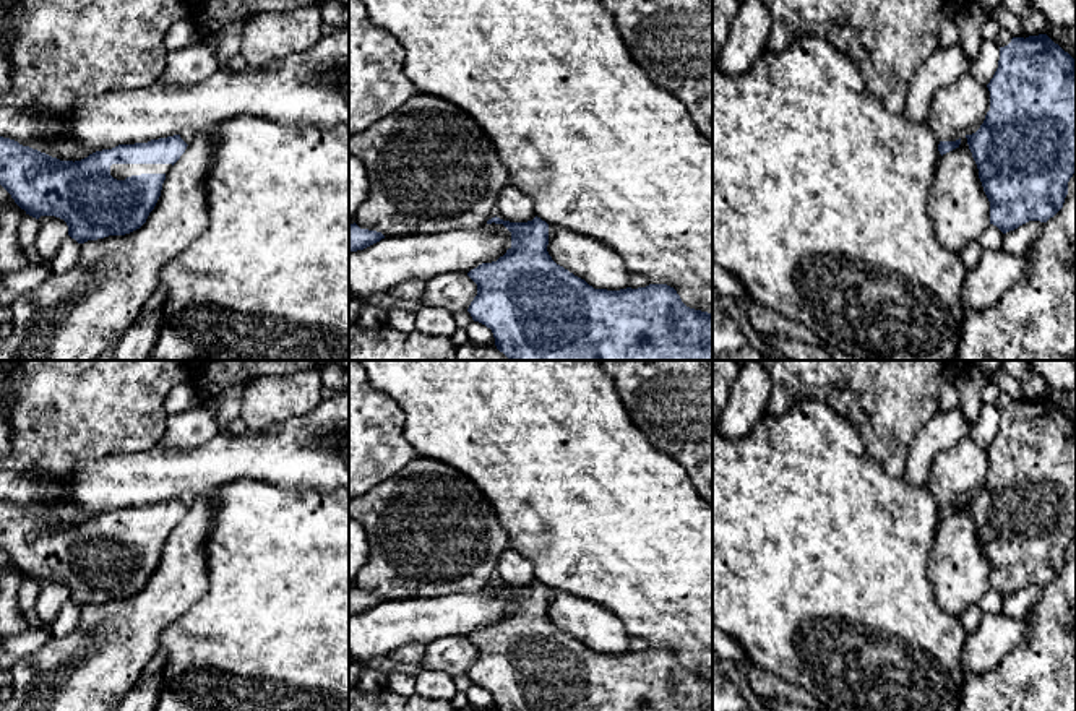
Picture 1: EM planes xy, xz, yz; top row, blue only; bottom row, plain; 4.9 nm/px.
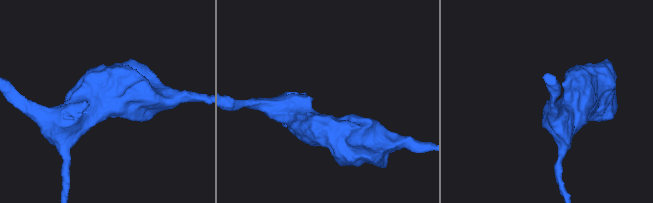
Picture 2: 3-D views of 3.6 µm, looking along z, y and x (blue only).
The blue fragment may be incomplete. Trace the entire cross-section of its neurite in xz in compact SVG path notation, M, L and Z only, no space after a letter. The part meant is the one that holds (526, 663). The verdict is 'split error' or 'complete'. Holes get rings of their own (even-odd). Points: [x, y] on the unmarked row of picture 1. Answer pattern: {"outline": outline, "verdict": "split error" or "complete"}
{"outline": "M495 580L487 584L487 588L492 586L503 588L511 596L511 610L497 625L482 627L467 636L467 640L477 648L477 659L471 666L467 675L474 685L492 693L497 711L712 711L712 677L686 670L674 651L667 648L649 648L646 651L626 651L620 654L594 653L584 643L575 640L552 623L547 615L549 588L540 581L536 580L527 586L510 586Z", "verdict": "complete"}

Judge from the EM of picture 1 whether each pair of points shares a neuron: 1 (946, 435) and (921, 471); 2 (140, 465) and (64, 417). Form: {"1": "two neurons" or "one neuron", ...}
{"1": "one neuron", "2": "two neurons"}

